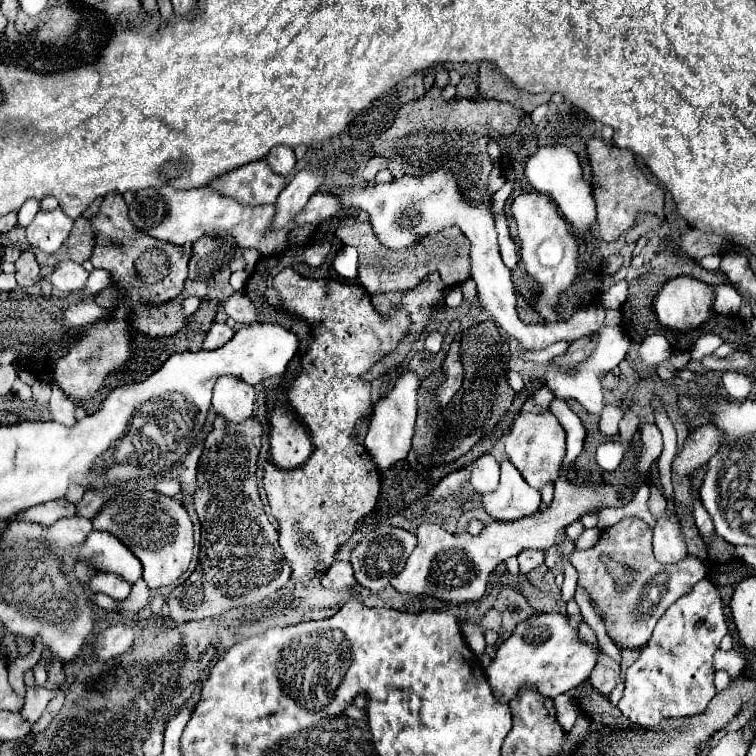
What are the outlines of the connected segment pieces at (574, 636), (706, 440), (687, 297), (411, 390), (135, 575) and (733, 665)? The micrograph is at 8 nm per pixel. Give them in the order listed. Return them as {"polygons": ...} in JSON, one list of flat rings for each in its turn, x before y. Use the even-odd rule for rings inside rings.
{"polygons":[[[540,613,520,623,510,639,498,647,492,665,486,669,486,677,492,693,502,703,508,703,524,685,532,685,546,697,554,699,556,695,572,691,588,681,600,655,602,651,598,645,580,639,578,625,574,627,568,615]],[[712,423,696,427,684,441,682,451,676,455,672,463,672,473,678,477,690,477,718,451,720,439,720,429,716,429]],[[692,277,670,279,656,297,656,315,664,327,688,331,706,321,712,307,712,289]],[[412,371,402,373,402,377,398,379,398,383,390,391,390,395,380,399,374,405,374,413,370,419,370,429,368,429,368,435,364,439,364,445,366,445,368,453,372,455,378,469,388,469,396,461,406,459,406,447,410,447,410,439,414,435,418,385,420,385,420,381,418,381,416,373,412,373]],[[92,531,84,543,74,545,72,551,76,561,84,563,96,573,114,573,134,585,142,577,142,563,124,547,114,535]],[[718,649,718,651,714,653,714,667,716,667,716,669,724,669,726,673,730,673,732,679,740,677,744,665,746,665,746,659,744,659,738,651,734,651,734,649,732,649,732,651,722,651,722,649]]]}

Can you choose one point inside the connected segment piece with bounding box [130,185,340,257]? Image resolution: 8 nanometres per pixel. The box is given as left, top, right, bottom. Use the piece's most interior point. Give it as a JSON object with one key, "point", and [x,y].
{"point":[174,215]}

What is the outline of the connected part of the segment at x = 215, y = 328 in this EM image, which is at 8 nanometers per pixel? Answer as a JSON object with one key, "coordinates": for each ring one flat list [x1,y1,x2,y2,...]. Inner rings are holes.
{"coordinates":[[214,323,202,343,202,349,208,349,208,351,214,351,214,349,220,349,224,347,230,339,234,337,234,331,226,325,226,323]]}

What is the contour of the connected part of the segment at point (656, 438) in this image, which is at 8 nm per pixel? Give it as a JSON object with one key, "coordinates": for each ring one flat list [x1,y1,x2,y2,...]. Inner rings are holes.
{"coordinates":[[642,425,640,437,642,437,642,455,636,463,636,469,640,473,648,473,648,463,654,463,662,453,662,433,656,425]]}

